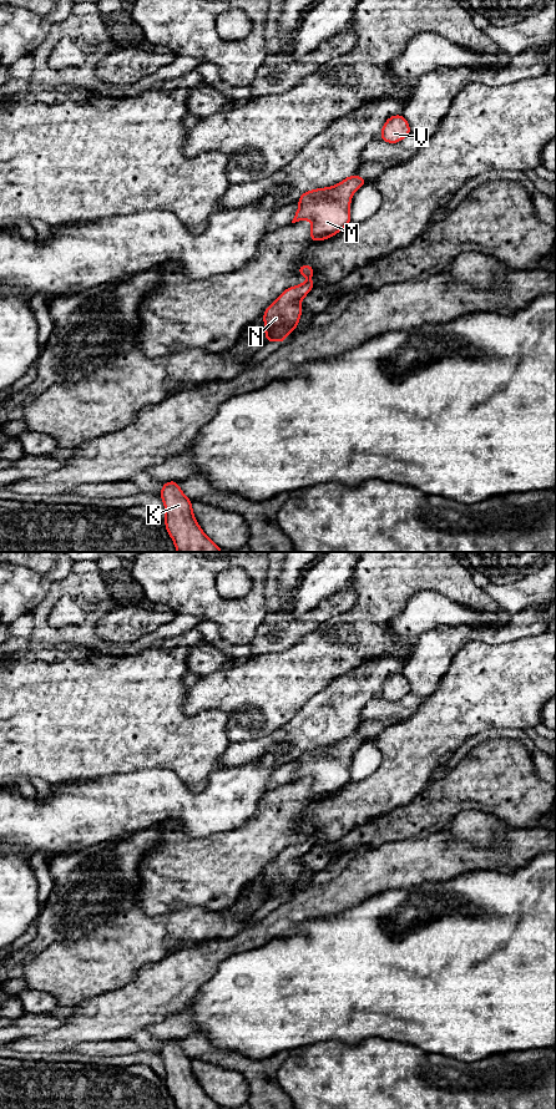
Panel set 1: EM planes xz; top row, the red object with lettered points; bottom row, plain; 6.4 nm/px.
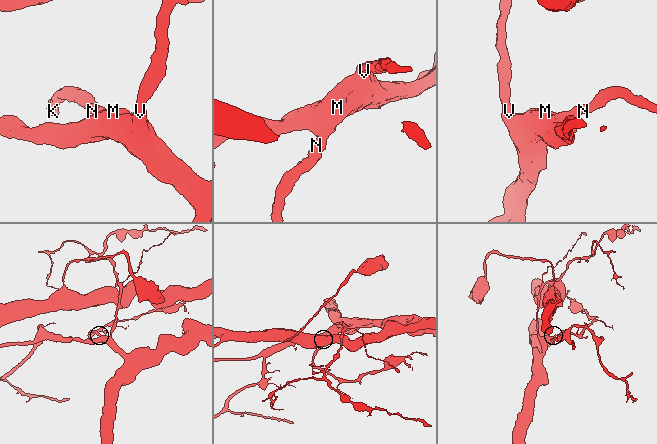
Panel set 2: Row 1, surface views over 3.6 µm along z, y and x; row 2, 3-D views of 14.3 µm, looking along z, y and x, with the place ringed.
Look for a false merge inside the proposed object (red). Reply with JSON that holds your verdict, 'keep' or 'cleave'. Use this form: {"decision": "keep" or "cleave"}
{"decision": "keep"}

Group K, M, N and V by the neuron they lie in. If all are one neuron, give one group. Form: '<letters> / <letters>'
K M N V

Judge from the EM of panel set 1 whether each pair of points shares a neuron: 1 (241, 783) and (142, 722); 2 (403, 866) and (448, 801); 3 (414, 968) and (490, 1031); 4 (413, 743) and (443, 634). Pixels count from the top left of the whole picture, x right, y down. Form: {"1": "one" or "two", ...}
{"1": "two", "2": "two", "3": "one", "4": "two"}

